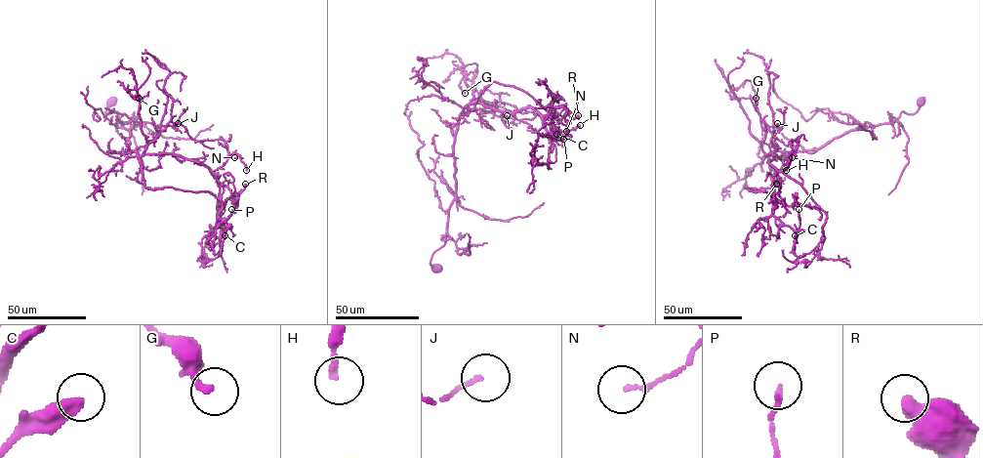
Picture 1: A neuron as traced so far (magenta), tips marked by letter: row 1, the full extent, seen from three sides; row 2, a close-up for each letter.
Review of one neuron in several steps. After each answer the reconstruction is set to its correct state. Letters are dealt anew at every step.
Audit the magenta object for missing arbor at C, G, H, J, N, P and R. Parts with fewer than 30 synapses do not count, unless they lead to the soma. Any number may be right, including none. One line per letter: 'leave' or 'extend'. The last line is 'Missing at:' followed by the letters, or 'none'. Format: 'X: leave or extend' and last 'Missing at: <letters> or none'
C: leave
G: leave
H: leave
J: leave
N: leave
P: leave
R: leave
Missing at: none

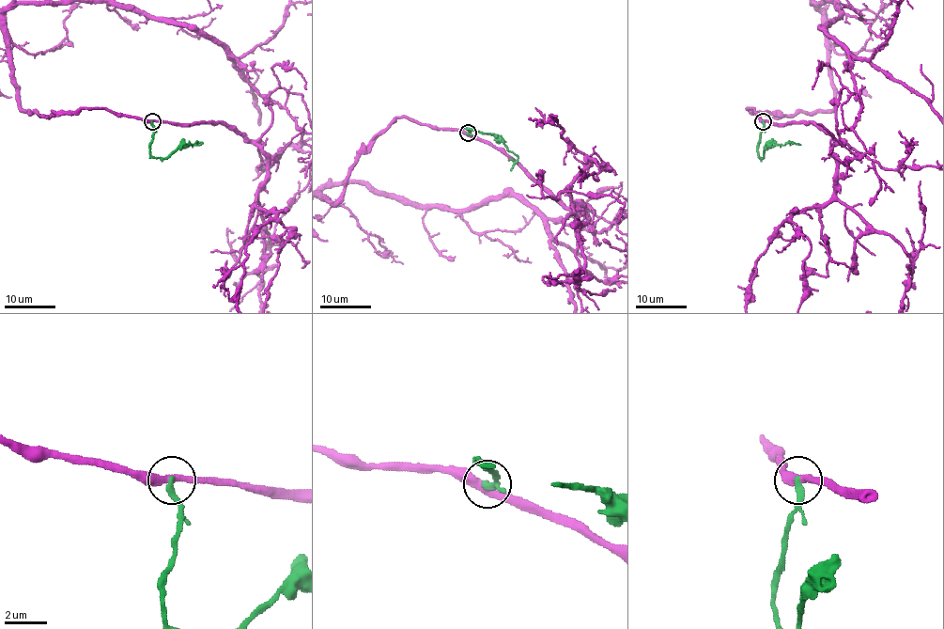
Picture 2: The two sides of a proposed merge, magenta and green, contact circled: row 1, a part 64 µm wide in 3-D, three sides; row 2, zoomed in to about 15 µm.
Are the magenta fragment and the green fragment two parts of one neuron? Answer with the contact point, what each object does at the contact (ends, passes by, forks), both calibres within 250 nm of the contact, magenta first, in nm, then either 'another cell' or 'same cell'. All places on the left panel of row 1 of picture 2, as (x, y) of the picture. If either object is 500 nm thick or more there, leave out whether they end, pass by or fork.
place (152, 121); magenta passes by; green ends; calibres 400 and 320 nm; another cell

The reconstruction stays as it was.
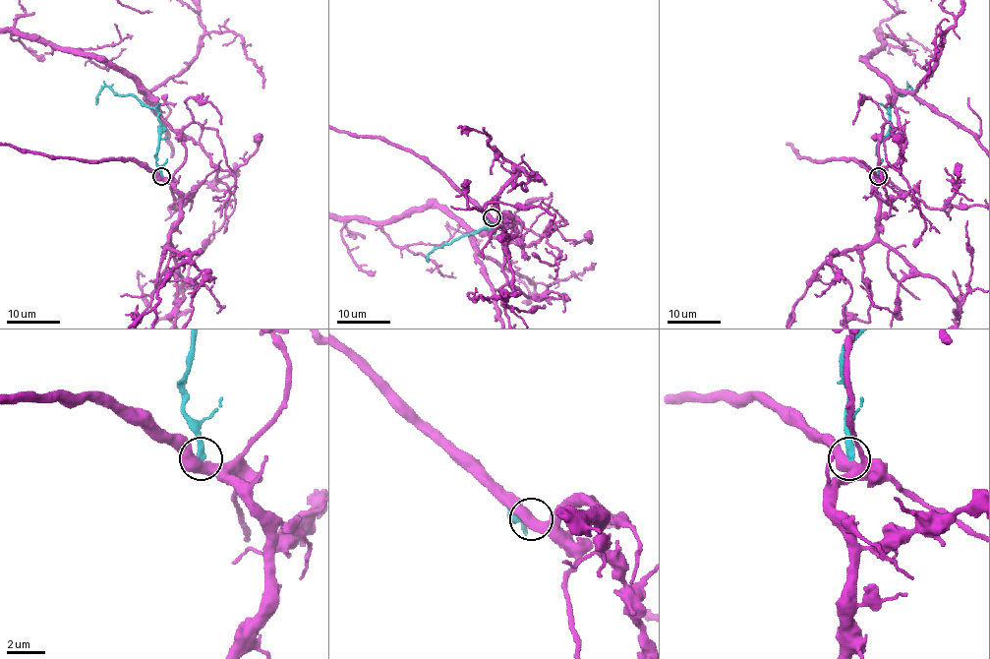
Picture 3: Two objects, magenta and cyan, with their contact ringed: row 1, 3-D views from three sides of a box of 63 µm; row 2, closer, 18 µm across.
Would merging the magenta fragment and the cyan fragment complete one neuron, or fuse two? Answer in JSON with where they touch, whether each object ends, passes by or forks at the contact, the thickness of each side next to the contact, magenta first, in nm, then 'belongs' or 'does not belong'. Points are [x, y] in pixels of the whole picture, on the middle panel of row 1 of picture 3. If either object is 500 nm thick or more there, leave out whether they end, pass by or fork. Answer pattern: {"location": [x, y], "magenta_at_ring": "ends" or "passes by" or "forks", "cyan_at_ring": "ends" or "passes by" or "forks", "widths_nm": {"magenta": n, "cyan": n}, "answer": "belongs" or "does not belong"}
{"location": [492, 217], "widths_nm": {"magenta": 550, "cyan": 360}, "answer": "does not belong"}

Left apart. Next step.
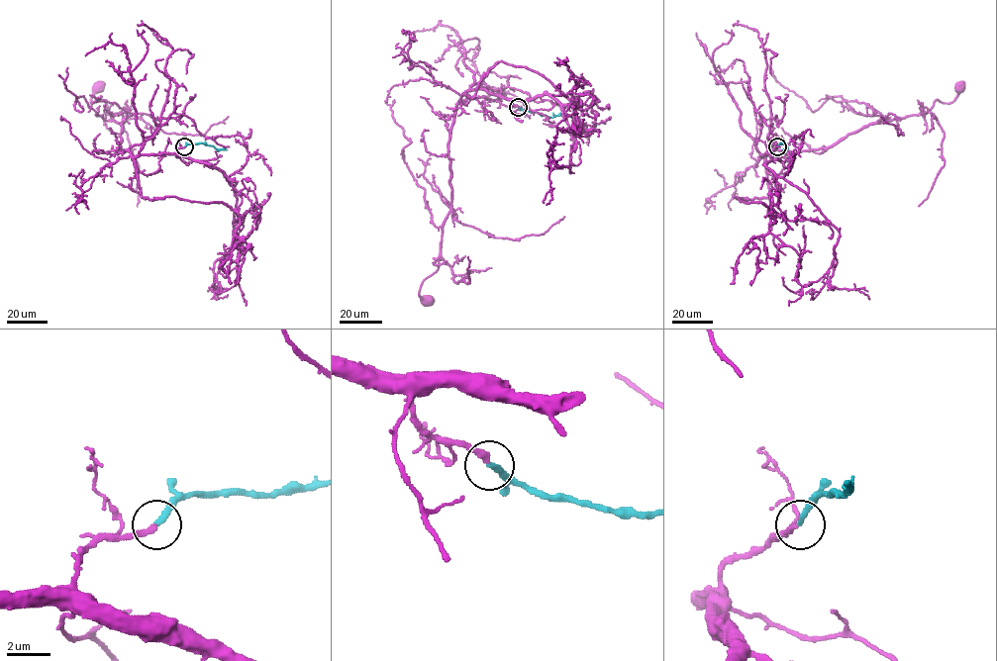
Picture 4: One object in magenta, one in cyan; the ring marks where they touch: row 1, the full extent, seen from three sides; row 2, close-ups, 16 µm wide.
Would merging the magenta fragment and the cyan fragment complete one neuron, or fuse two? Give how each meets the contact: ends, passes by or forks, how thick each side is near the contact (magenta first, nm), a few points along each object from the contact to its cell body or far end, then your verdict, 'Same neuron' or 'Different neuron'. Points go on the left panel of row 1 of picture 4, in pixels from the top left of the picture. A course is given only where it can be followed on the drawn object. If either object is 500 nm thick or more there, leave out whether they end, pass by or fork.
At the ring magenta ends. At the ring cyan ends. Thickness 280 nm (magenta) against 280 nm. Course of magenta: (184, 146), (134, 157), (123, 152), (122, 125), (102, 100), (91, 102), (96, 87). Course of cyan: (184, 146), (203, 142), (226, 149). Same neuron

